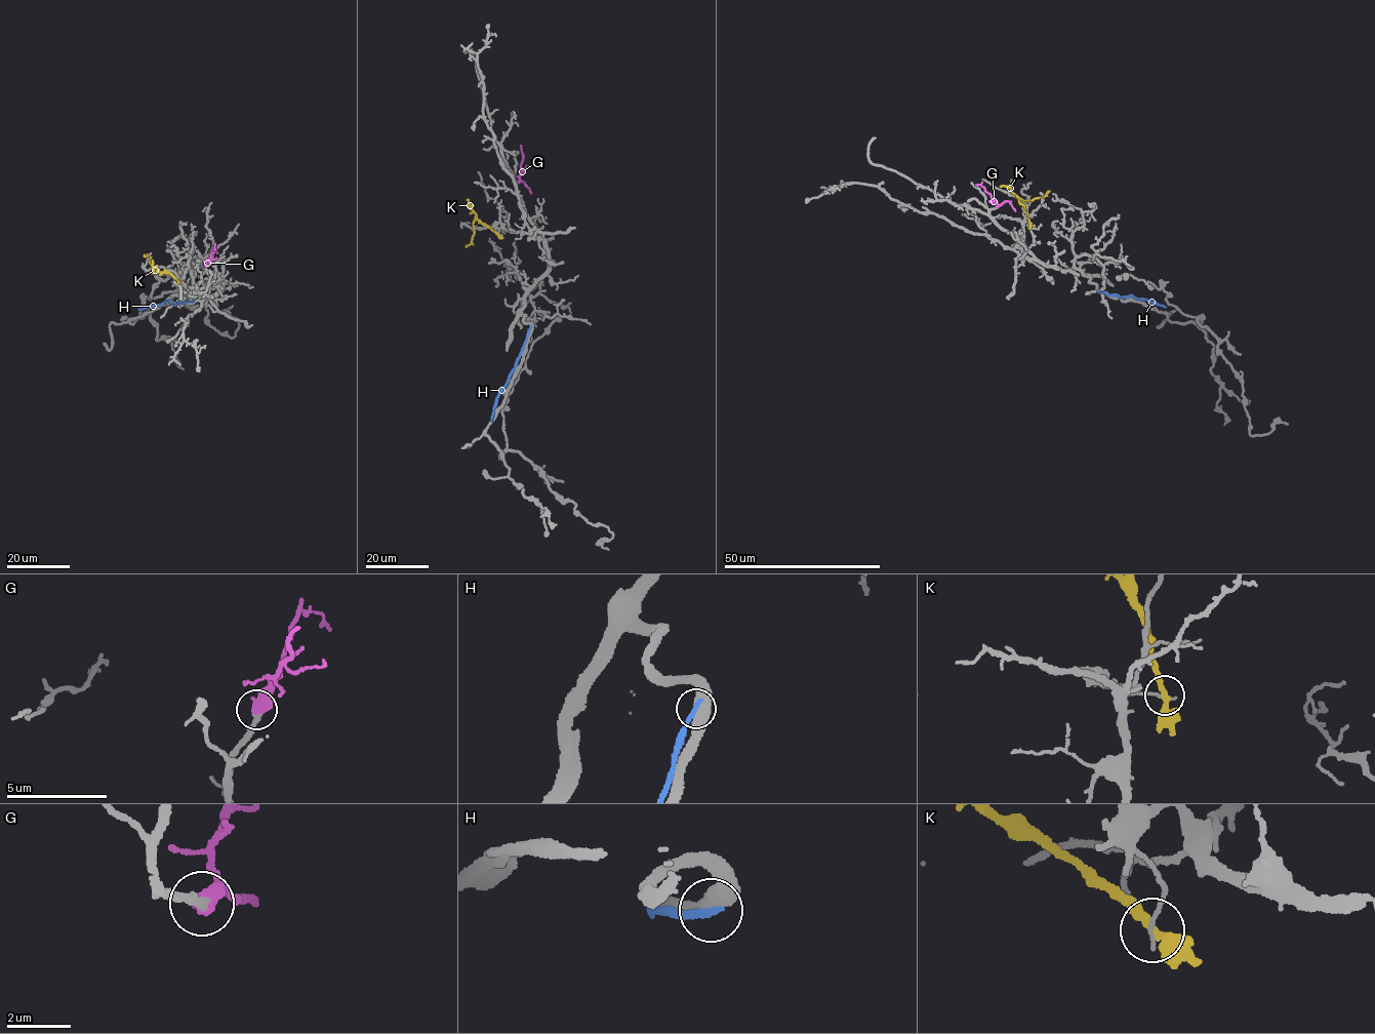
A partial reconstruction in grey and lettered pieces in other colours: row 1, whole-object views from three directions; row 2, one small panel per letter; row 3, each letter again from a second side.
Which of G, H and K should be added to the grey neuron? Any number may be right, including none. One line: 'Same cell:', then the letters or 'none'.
Same cell: G

